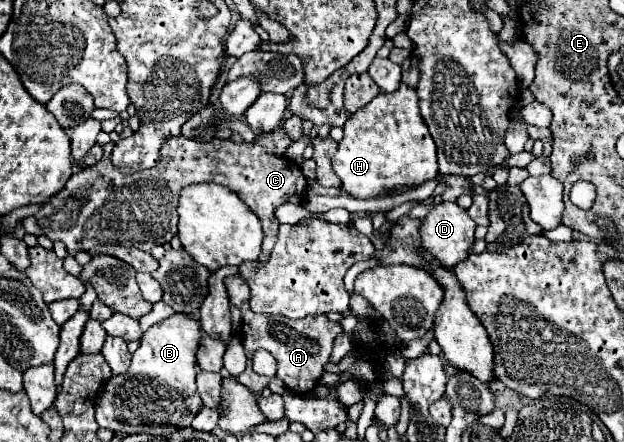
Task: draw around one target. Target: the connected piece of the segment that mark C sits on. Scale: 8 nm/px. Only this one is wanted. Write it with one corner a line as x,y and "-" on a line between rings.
280,127
266,133
266,135
262,135
262,133
256,135
256,141
252,141
252,143
232,143
230,139
224,139
224,141
212,139
210,143
198,143
198,141
178,135
178,137
164,139
162,151
160,151
160,163
162,163
160,167
132,173
132,175
112,171
112,163
110,163
112,143
108,143
108,145
104,145
104,159
102,159
102,163
96,165
96,169
86,167
86,169
74,173
70,177
70,181
66,183
66,187
60,193
56,193
48,203
44,203
44,207
36,213
36,217
26,217
20,223
26,229
26,233
32,233
36,237
46,235
52,241
62,241
68,249
68,255
76,255
78,251
92,249
94,245
128,245
128,247
138,247
142,251
150,251
154,245
164,245
176,235
176,227
178,227
178,211
176,209
178,209
180,191
192,183
212,181
212,183
220,183
220,185
230,187
260,217
264,233
266,233
264,243
262,243
262,253
260,253
260,261
264,263
264,261
268,261
268,255
272,253
272,247
274,247
276,235
278,235
280,223
274,217
276,207
280,207
286,201
302,205
302,197
308,189
302,169
284,157
284,151
290,143
292,143
292,139

